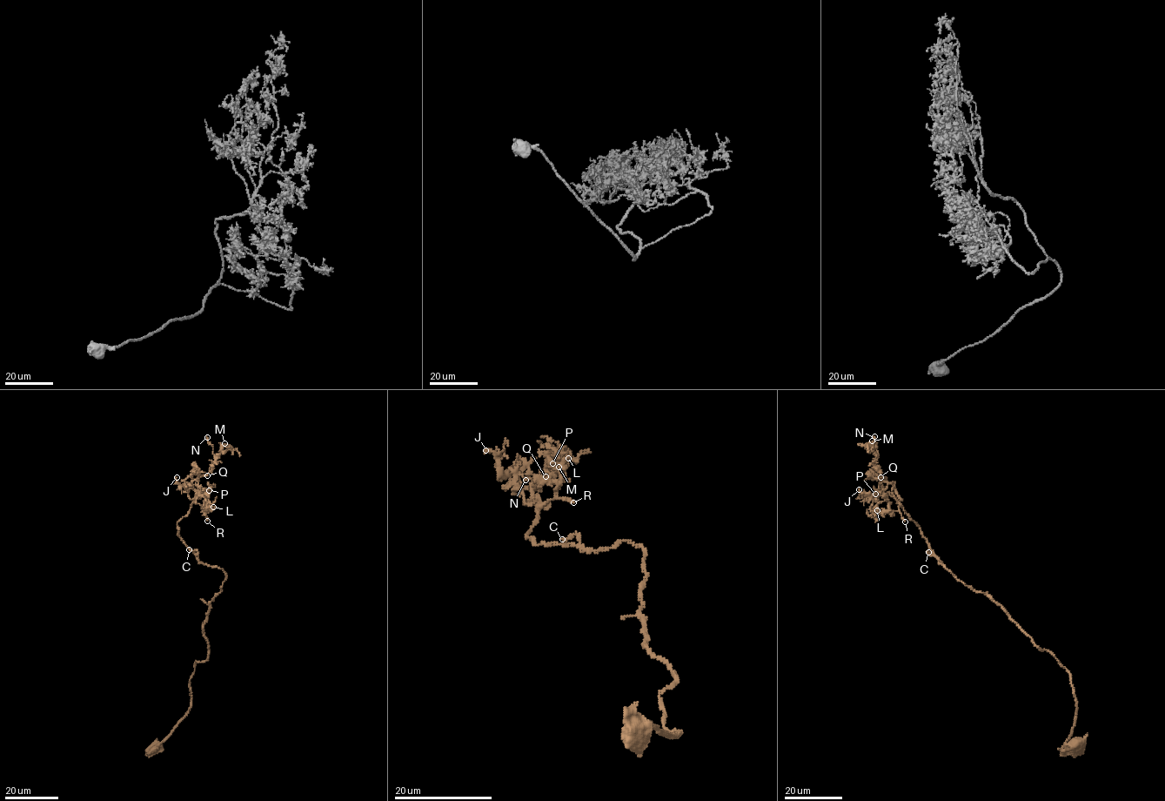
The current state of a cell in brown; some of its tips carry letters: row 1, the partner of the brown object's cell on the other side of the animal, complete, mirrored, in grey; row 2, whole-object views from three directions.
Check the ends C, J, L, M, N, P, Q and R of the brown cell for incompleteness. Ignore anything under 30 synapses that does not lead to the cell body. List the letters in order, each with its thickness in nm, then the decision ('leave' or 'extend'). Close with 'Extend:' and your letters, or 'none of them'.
C: 180 nm | extend
J: 120 nm | leave
L: 110 nm | leave
M: 150 nm | leave
N: 190 nm | leave
P: 140 nm | leave
Q: 190 nm | extend
R: 150 nm | leave
Extend: C, Q

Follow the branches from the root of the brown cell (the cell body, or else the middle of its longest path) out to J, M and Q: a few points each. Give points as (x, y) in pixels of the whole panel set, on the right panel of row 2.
J: (1076, 745), (1066, 743), (1077, 704), (1069, 671), (1000, 605), (939, 564), (889, 492), (873, 498), (859, 489)
M: (1076, 745), (1066, 743), (1077, 704), (1069, 671), (1000, 605), (939, 564), (873, 463), (872, 440)
Q: (1076, 745), (1066, 743), (1077, 704), (1069, 671), (1000, 605), (939, 564), (895, 499), (893, 482), (880, 477)

